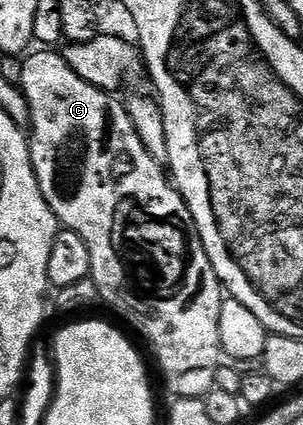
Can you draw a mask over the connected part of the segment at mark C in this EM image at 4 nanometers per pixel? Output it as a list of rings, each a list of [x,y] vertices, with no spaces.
[[[37,49],[28,56],[23,62],[23,77],[19,84],[22,91],[29,101],[31,109],[31,121],[27,138],[29,141],[29,152],[33,168],[39,181],[39,189],[47,201],[49,208],[55,213],[58,224],[64,230],[79,233],[83,241],[87,241],[87,250],[91,253],[91,269],[89,270],[93,283],[101,294],[100,302],[106,303],[109,307],[114,307],[147,342],[153,346],[153,351],[157,354],[157,363],[161,366],[161,371],[165,374],[165,383],[169,386],[171,396],[178,399],[195,398],[204,400],[215,387],[217,381],[217,370],[223,365],[223,352],[221,349],[221,338],[219,337],[219,313],[223,309],[227,295],[221,286],[221,279],[215,273],[207,253],[203,249],[203,241],[197,232],[195,221],[191,217],[191,209],[185,203],[183,196],[178,193],[176,186],[171,182],[166,168],[157,163],[155,157],[147,151],[143,141],[139,139],[135,125],[128,115],[126,104],[120,99],[117,100],[116,94],[101,91],[95,85],[83,81],[79,73],[75,73],[67,65],[64,54],[55,52],[53,49]]]

